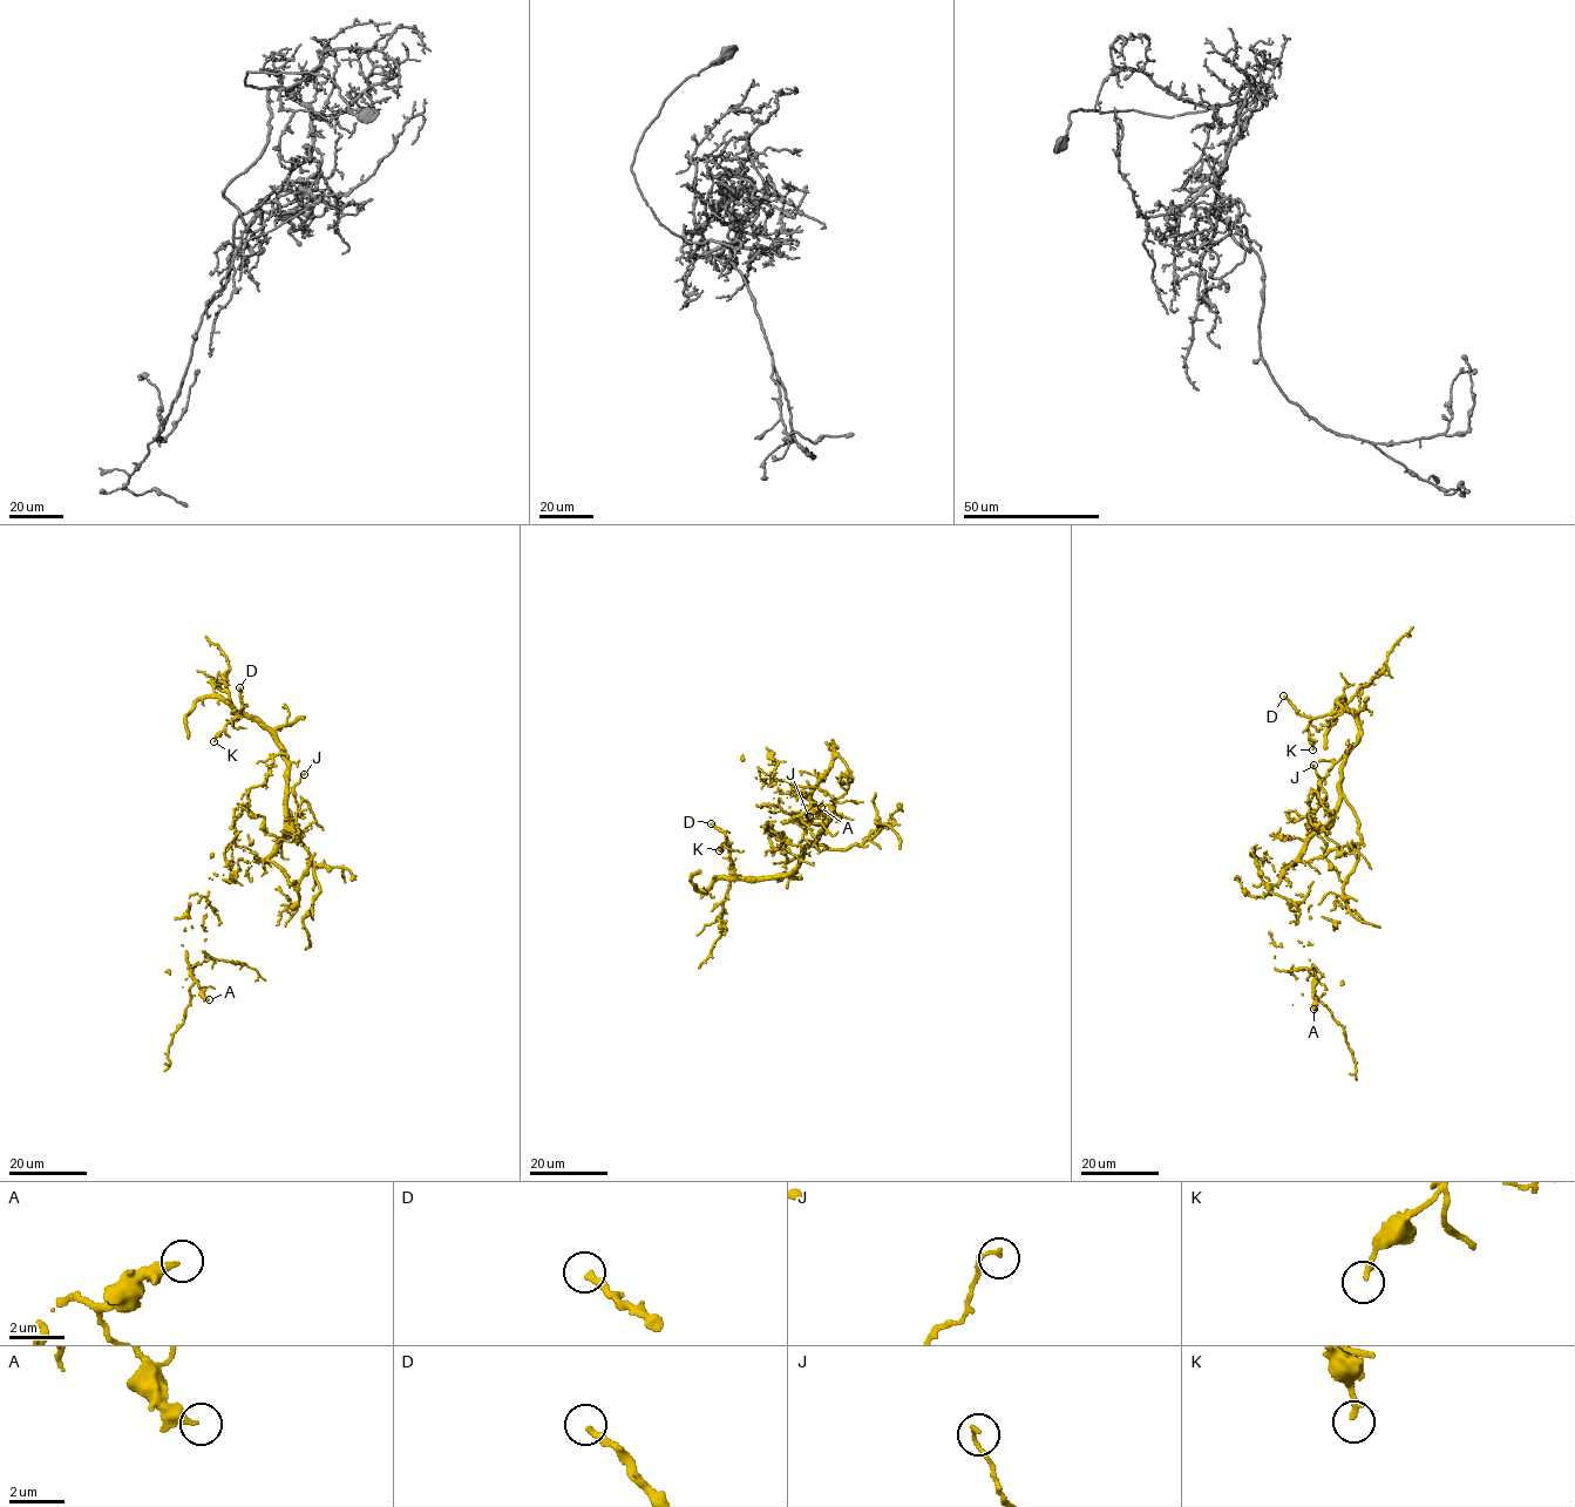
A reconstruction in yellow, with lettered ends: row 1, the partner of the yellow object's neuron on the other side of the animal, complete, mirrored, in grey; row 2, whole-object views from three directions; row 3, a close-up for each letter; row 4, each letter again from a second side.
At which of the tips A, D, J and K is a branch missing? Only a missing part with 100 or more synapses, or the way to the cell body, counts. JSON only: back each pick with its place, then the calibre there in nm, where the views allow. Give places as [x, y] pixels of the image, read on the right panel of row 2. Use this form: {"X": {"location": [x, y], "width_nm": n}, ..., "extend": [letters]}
{"D": {"location": [1283, 696], "width_nm": 240}, "extend": ["D"]}

